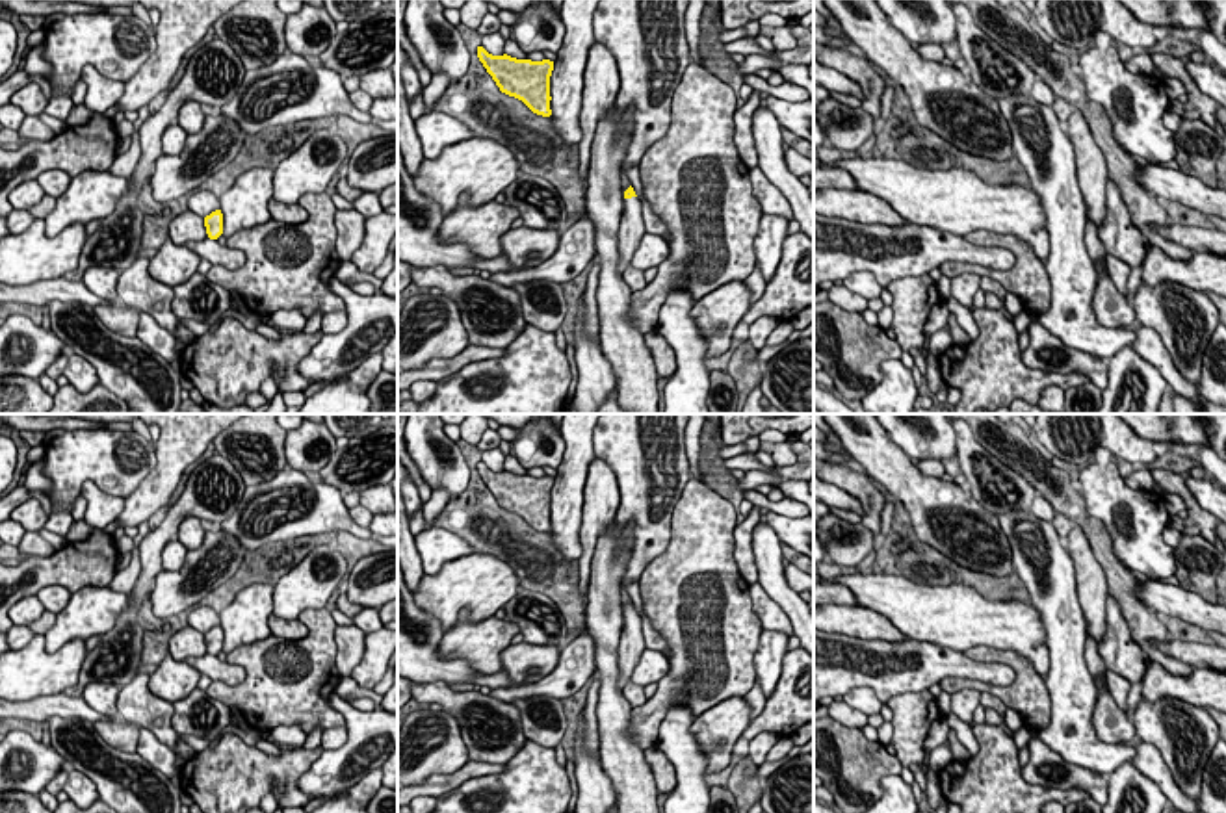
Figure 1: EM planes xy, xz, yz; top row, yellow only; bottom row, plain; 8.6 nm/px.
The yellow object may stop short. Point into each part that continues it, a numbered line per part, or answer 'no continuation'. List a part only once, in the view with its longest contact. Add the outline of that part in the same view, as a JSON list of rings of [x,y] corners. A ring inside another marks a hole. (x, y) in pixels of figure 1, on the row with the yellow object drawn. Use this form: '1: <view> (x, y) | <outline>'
1: xz (632, 229) | [[[637,197],[624,199],[624,213],[619,228],[619,273],[622,275],[630,265],[641,238],[645,236],[643,202]]]

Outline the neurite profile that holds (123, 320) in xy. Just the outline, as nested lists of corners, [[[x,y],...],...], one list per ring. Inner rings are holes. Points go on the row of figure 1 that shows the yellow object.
[[[100,304],[93,310],[110,330],[130,338],[137,334],[139,312],[136,308],[124,304]]]

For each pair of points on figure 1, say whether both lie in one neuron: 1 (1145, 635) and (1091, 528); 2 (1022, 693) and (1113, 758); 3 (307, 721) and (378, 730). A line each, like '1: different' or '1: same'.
1: same
2: different
3: different

